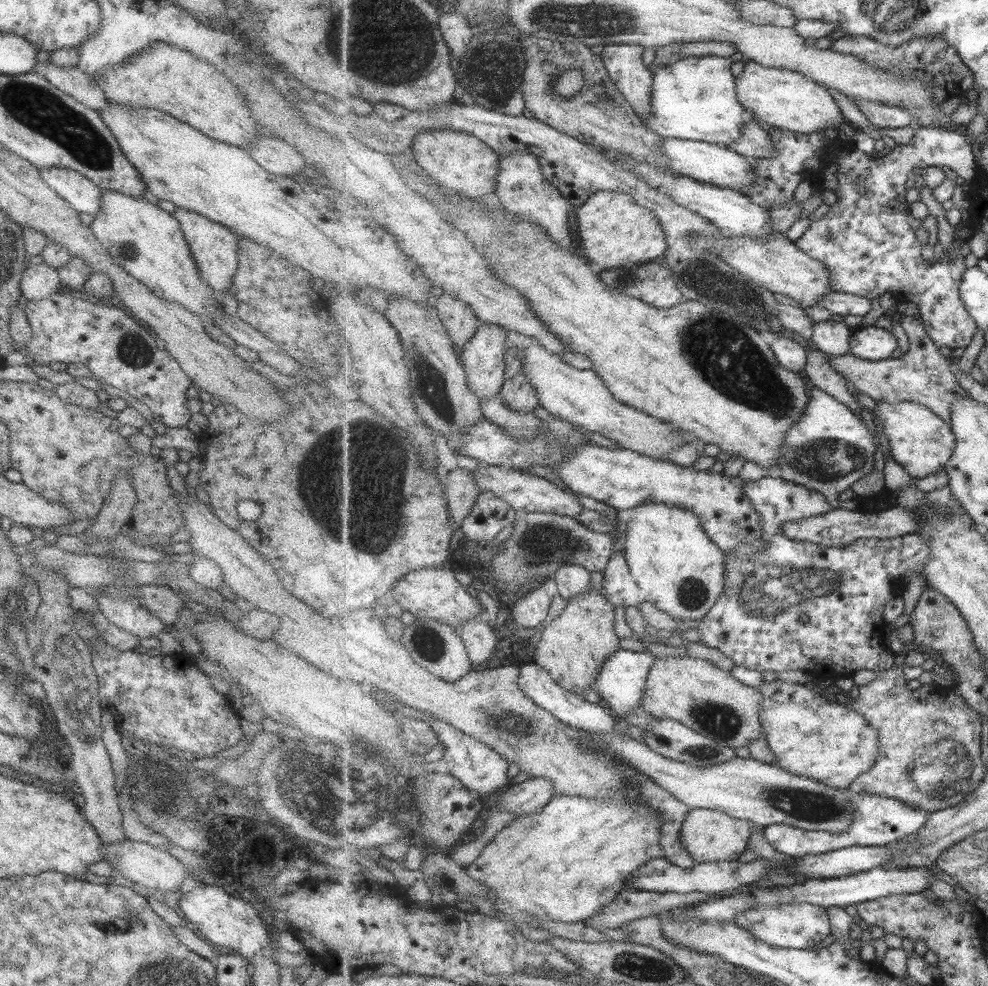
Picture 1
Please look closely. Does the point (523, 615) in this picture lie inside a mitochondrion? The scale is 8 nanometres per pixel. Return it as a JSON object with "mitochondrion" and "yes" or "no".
{"mitochondrion":"no"}

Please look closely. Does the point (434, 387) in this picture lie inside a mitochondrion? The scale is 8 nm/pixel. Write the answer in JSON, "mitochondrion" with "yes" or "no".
{"mitochondrion":"yes"}

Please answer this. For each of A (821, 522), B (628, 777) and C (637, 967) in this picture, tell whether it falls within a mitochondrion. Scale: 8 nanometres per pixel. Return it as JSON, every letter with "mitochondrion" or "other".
{"A":"other","B":"mitochondrion","C":"mitochondrion"}

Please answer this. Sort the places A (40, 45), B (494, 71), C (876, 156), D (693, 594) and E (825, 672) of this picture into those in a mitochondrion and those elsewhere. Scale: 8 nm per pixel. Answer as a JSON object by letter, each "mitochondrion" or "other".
{"A":"other","B":"mitochondrion","C":"other","D":"mitochondrion","E":"other"}

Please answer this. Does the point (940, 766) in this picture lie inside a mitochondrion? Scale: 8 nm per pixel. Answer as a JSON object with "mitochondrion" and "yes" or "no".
{"mitochondrion":"yes"}

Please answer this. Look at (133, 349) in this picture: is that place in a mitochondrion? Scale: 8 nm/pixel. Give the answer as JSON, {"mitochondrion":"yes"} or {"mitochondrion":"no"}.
{"mitochondrion":"yes"}

